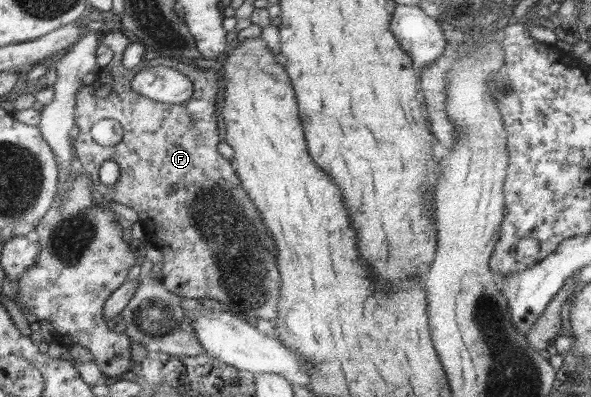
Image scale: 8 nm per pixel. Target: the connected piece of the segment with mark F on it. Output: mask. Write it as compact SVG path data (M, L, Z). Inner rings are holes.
M105 30L100 42L113 52L113 58L107 66L97 71L95 83L83 85L76 94L75 118L78 137L75 138L75 156L77 162L89 174L93 190L101 193L105 199L132 208L139 217L139 224L145 230L144 241L162 252L163 264L160 281L166 290L185 298L213 298L227 304L230 310L244 316L253 323L262 318L274 322L277 316L277 303L281 294L281 276L277 266L277 249L270 230L263 226L263 219L241 187L230 160L218 152L221 142L219 122L217 122L217 94L221 90L219 80L222 77L214 69L201 70L189 64L181 64L181 72L193 83L194 93L189 100L181 104L167 104L141 96L131 88L134 72L149 65L140 62L132 70L121 63L125 49L130 44L129 37L121 32ZM109 84L111 92L104 97L96 95L96 88ZM103 119L117 120L123 127L124 135L115 146L103 147L91 138L90 127ZM105 161L113 161L119 166L119 180L113 186L105 186L99 178L99 167Z

